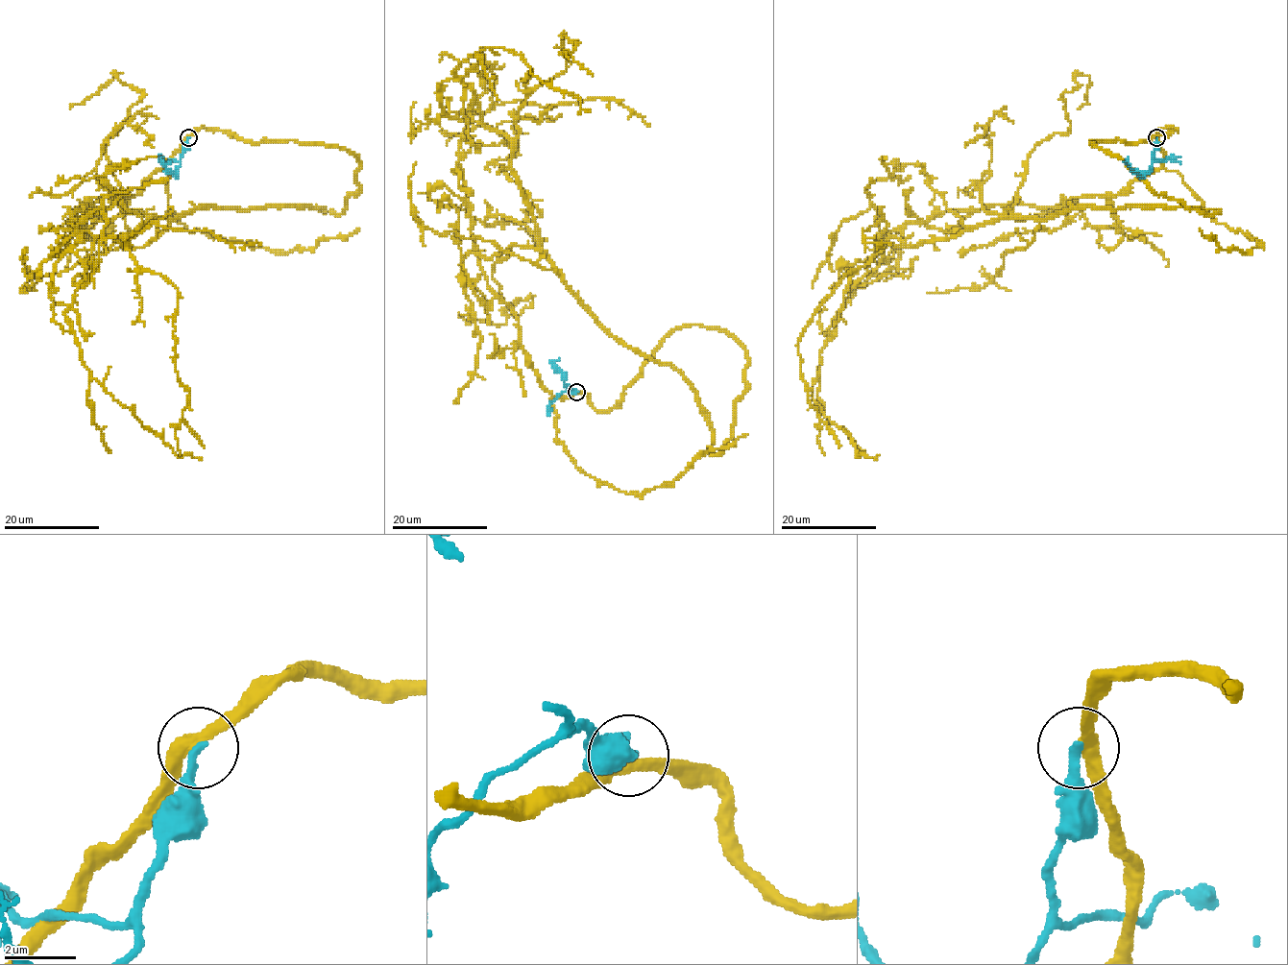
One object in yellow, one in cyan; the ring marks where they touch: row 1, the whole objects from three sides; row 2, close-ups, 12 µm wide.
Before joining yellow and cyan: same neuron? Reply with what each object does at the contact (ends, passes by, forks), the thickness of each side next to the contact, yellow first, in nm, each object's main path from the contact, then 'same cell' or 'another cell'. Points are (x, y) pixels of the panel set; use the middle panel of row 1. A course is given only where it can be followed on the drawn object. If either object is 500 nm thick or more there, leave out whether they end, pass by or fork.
yellow passes by; cyan ends; calibres 380 and 260 nm; course yellow (576, 392), (542, 385), (479, 264), (477, 103), (538, 246), (493, 268), (532, 304), (458, 313); course cyan (576, 392), (566, 386), (561, 373), (551, 362), (559, 358); another cell

